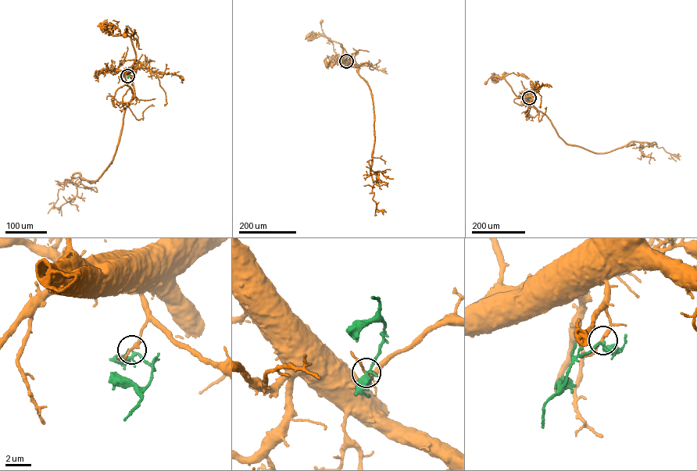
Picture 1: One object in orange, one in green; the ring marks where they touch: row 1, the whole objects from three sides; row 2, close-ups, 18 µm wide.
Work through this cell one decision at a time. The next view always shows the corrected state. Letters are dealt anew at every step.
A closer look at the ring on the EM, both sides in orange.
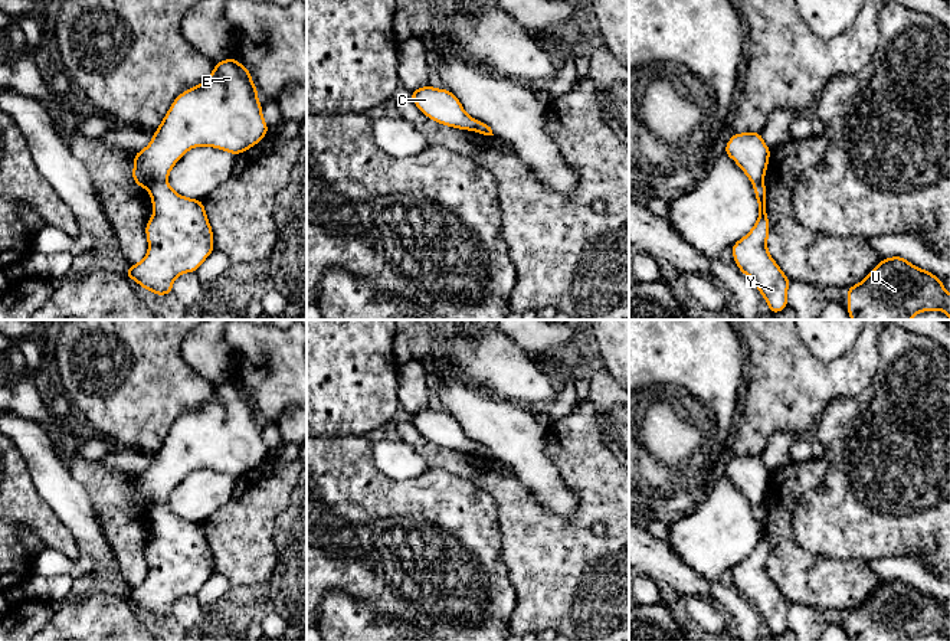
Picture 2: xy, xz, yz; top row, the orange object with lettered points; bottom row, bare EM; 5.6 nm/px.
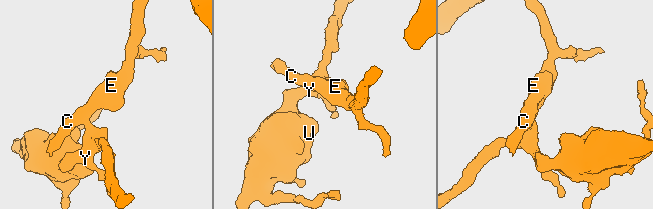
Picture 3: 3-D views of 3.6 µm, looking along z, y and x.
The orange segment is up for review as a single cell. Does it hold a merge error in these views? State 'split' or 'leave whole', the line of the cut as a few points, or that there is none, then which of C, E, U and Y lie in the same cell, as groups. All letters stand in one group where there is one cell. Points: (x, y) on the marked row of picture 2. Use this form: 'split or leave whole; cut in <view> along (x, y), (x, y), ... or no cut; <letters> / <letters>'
split; cut in xy along (166, 179), (156, 180), (147, 187); C E / U Y

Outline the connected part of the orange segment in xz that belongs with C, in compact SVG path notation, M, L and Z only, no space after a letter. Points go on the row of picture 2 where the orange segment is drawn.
M426 85L410 92L410 98L428 118L439 124L468 131L475 131L479 124L465 112L459 99L448 89Z

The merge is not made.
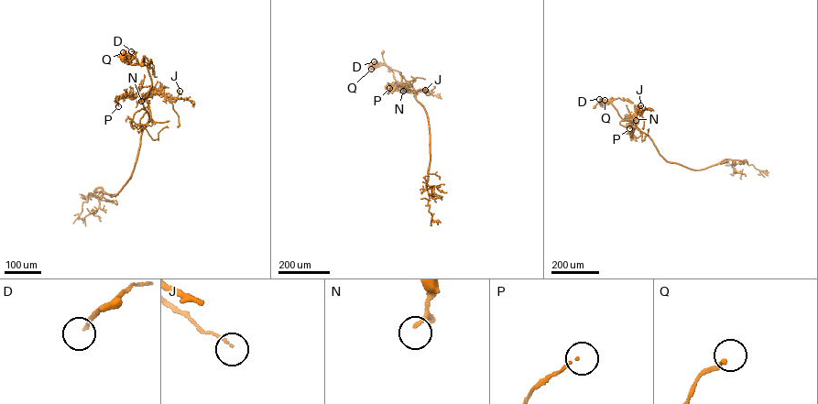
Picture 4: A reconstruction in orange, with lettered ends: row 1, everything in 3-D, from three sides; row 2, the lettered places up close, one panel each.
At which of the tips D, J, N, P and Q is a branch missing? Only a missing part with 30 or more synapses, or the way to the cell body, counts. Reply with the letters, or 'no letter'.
D

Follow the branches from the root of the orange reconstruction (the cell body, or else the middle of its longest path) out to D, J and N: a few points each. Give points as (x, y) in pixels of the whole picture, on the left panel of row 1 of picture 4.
D: (104, 192), (114, 195), (131, 176), (149, 118), (142, 101), (151, 84), (149, 74), (131, 51)
J: (104, 192), (114, 195), (132, 176), (149, 118), (142, 98), (155, 93), (177, 98), (179, 91)
N: (104, 192), (114, 195), (132, 176), (149, 118), (144, 109), (145, 97), (141, 101)

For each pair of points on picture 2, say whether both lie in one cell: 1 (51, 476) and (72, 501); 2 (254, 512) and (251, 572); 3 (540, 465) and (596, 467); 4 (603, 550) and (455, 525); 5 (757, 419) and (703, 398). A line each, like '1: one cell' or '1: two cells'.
1: one cell
2: one cell
3: two cells
4: two cells
5: two cells

